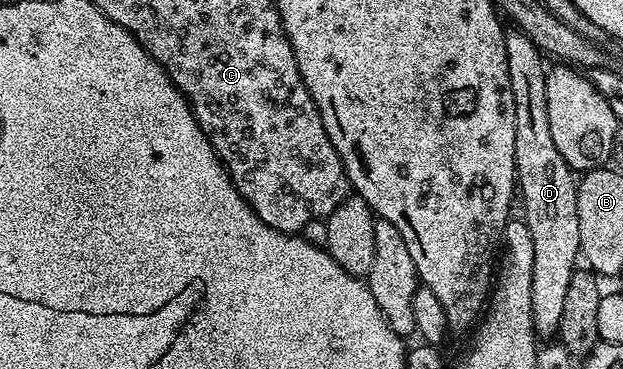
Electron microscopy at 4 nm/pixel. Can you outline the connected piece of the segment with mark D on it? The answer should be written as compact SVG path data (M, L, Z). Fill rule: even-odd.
M508 31L505 35L505 58L509 66L509 86L513 90L515 107L515 175L517 192L523 196L523 212L529 230L533 234L533 322L540 337L554 337L559 330L561 310L565 307L565 290L577 271L575 259L580 259L580 227L577 216L577 176L561 158L561 153L553 142L553 133L549 131L549 110L545 102L545 82L548 69L543 68L544 53L540 52L523 32Z

